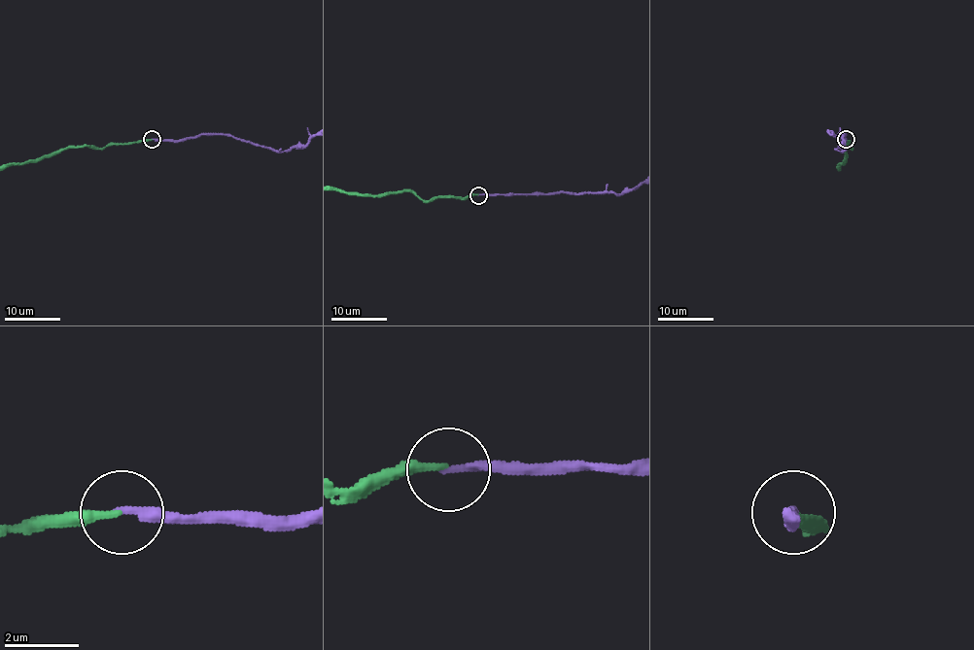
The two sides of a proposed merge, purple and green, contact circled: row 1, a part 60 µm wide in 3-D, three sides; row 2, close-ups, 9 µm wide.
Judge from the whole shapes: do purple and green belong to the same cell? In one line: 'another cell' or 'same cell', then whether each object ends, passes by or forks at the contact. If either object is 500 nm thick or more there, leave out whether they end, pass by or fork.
another cell; purple ends; green ends

